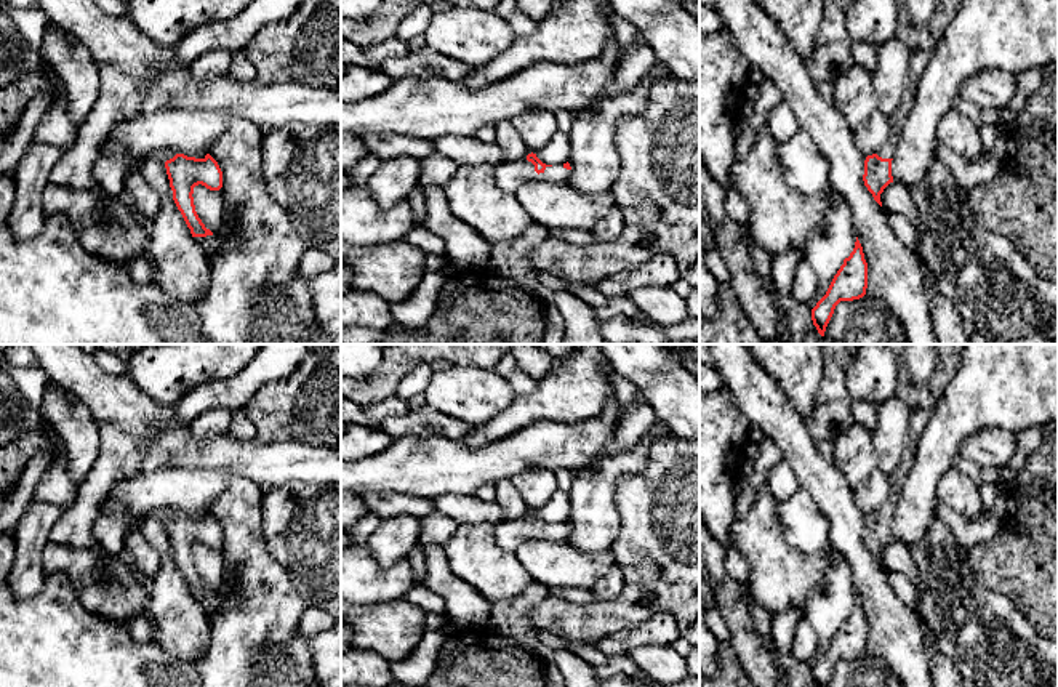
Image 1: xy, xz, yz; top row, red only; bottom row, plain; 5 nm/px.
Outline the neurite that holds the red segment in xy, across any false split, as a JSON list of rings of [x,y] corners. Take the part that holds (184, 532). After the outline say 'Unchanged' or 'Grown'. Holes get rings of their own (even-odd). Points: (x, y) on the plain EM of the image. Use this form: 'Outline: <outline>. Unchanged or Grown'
Outline: [[[154,508],[144,512],[141,520],[149,517],[165,522],[173,559],[190,588],[192,596],[213,594],[198,577],[192,552],[198,543],[210,549],[219,549],[222,546],[222,530],[218,520],[210,512],[195,517],[173,508]]]. Grown

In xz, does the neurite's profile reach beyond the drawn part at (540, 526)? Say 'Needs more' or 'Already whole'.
Needs more

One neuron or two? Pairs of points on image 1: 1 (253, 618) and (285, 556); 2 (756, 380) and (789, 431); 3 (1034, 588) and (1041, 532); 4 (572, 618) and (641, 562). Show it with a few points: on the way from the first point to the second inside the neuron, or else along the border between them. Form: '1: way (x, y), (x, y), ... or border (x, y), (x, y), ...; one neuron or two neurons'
1: border (264, 530), (268, 551), (288, 572); two neurons
2: way (756, 393), (777, 418); one neuron
3: way (1036, 574), (1036, 566), (1041, 561), (1041, 546); one neuron
4: way (594, 618), (610, 617), (641, 585); one neuron

